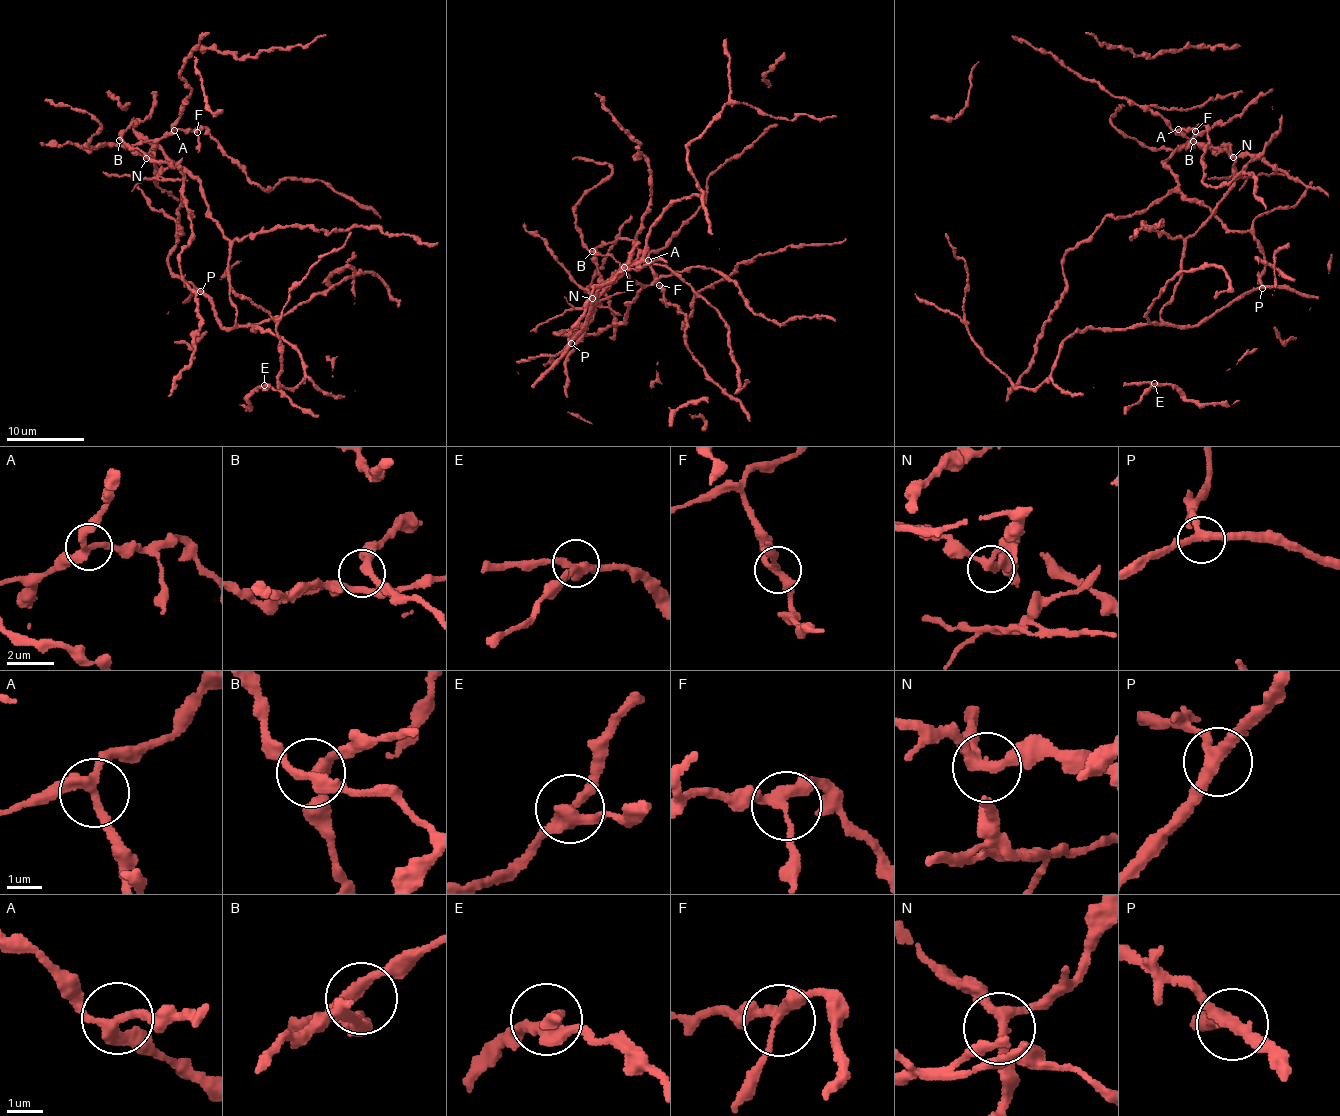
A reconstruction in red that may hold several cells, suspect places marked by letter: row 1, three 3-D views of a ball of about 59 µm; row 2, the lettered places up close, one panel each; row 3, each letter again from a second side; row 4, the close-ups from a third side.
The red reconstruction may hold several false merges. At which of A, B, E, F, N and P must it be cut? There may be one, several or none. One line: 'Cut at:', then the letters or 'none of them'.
Cut at: none of them

